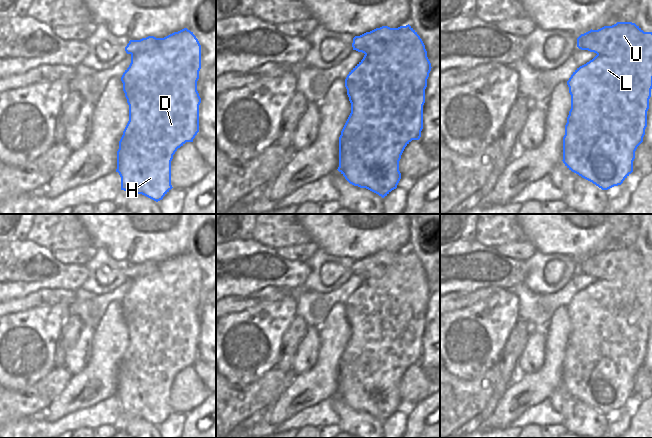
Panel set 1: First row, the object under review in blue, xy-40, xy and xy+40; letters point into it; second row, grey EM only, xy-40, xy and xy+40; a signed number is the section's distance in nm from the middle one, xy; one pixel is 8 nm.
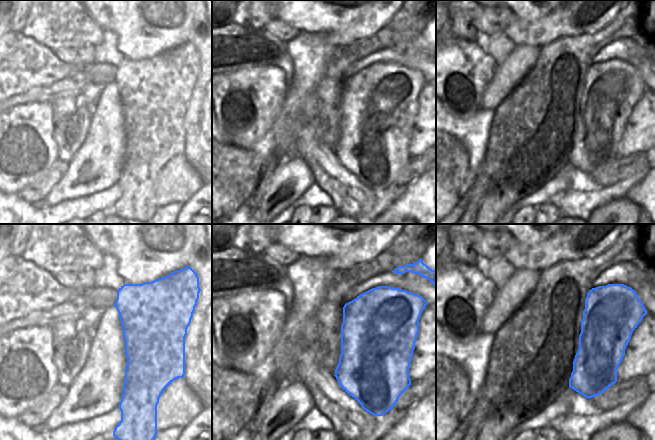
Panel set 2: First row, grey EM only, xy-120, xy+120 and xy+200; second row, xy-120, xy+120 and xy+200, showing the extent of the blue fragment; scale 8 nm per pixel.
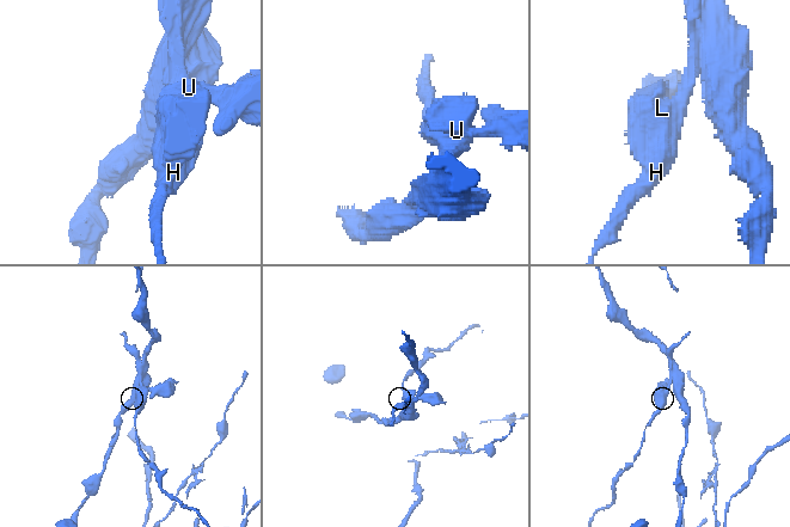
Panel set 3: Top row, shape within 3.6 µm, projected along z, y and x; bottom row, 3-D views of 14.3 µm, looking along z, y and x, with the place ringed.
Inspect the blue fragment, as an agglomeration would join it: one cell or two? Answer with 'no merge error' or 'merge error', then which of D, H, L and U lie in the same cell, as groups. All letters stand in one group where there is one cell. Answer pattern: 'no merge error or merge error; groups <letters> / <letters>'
merge error; groups D H L / U

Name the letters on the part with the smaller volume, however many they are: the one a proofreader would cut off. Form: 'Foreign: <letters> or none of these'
Foreign: U

